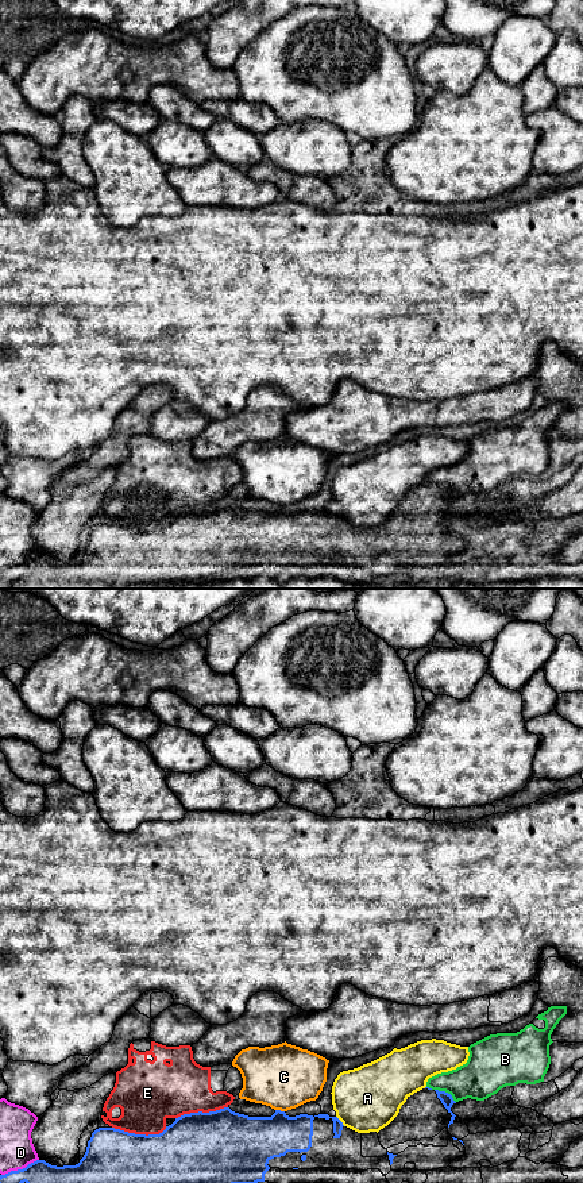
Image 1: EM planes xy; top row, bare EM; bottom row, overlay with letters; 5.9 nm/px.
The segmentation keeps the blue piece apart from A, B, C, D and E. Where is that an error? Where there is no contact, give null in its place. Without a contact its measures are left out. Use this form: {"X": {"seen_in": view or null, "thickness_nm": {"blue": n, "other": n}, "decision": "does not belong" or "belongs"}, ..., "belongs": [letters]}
{"A": {"seen_in": "xy", "thickness_nm": {"blue": 160, "other": 380}, "decision": "does not belong"}, "B": {"seen_in": "xy", "thickness_nm": {"blue": 70, "other": 260}, "decision": "does not belong"}, "C": {"seen_in": "xy", "thickness_nm": {"blue": 300, "other": 400}, "decision": "does not belong"}, "D": {"seen_in": "xy", "thickness_nm": {"blue": 150, "other": 200}, "decision": "does not belong"}, "E": {"seen_in": "xy", "thickness_nm": {"blue": 360, "other": 360}, "decision": "does not belong"}, "belongs": []}

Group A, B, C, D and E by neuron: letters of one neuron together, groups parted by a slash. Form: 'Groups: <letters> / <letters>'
Groups: A / B / C / D / E

